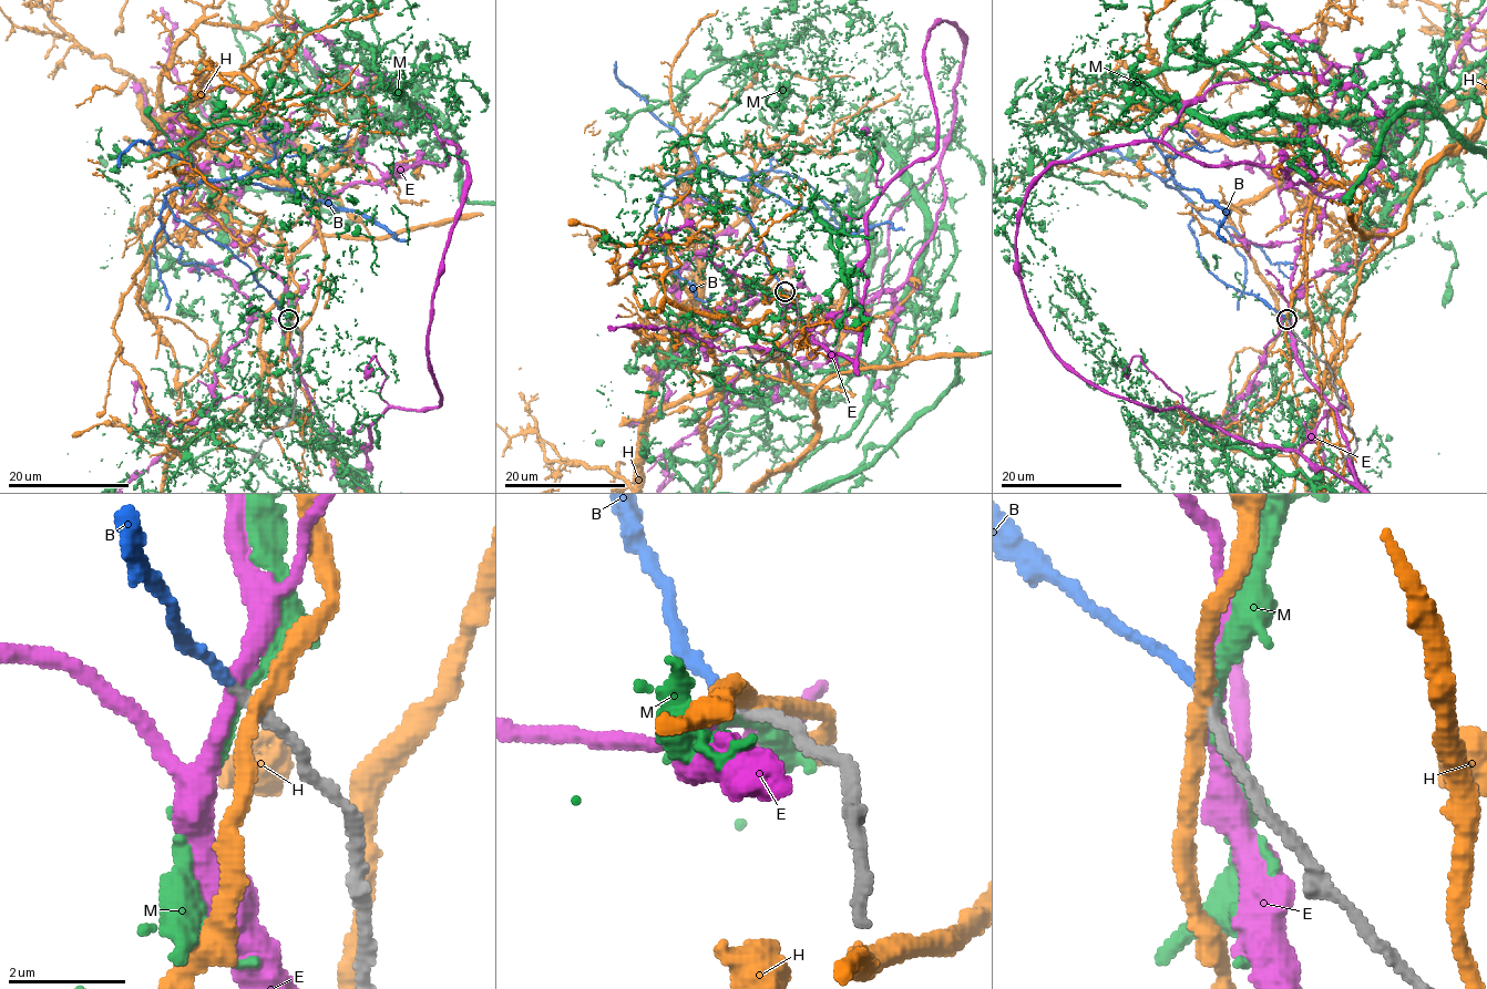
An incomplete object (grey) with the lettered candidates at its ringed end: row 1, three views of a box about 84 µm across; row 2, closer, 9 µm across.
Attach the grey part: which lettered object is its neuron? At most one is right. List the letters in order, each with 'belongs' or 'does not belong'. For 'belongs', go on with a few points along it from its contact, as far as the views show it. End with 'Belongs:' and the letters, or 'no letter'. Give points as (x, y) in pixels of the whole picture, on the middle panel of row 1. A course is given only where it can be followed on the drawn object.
B: belongs; it runs (783, 291), (745, 210), (663, 189), (716, 168), (837, 228), (904, 229)
E: does not belong
H: does not belong
M: does not belong
Belongs: B

